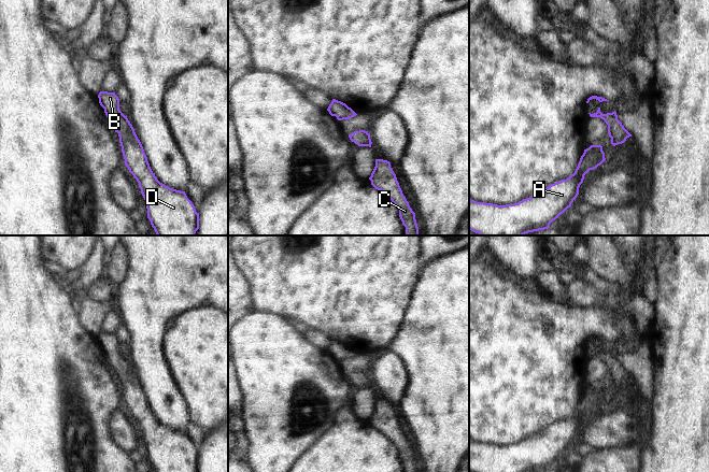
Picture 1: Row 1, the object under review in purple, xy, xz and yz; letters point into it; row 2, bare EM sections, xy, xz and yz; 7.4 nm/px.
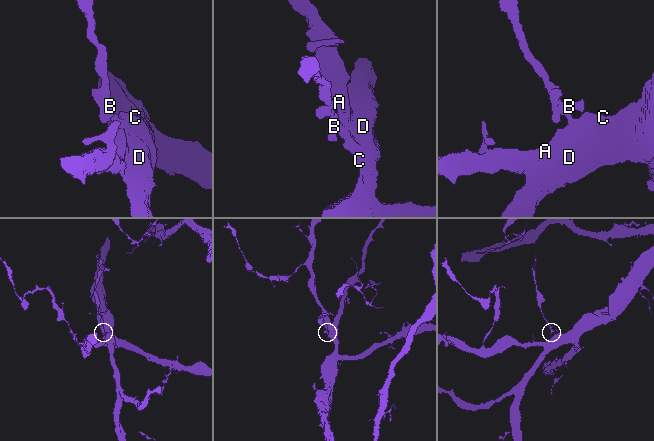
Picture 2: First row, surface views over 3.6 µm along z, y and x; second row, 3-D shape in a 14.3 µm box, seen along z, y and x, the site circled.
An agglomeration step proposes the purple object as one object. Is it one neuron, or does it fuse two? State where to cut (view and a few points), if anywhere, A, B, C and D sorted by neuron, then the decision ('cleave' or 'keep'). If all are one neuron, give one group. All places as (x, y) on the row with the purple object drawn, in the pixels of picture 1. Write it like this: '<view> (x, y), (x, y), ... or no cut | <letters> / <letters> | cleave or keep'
no cut | A B C D | keep

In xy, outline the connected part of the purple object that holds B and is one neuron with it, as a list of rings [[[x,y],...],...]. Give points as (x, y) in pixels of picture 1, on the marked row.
[[[100,91],[98,98],[109,123],[118,133],[124,162],[139,183],[147,218],[156,234],[195,235],[199,229],[199,213],[185,191],[172,189],[157,180],[132,125],[119,110],[115,92]]]

